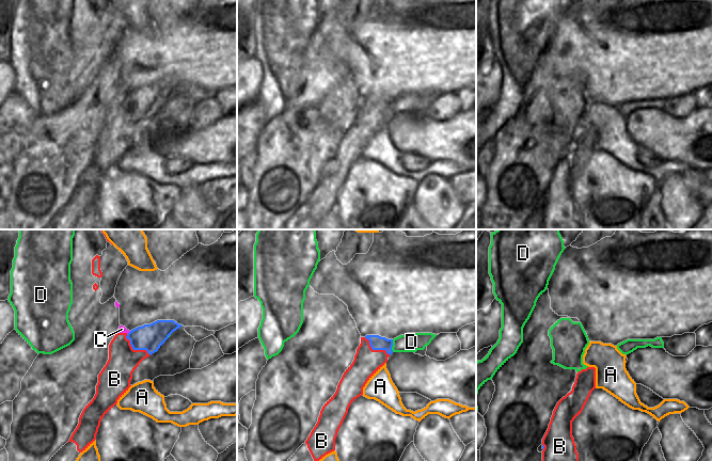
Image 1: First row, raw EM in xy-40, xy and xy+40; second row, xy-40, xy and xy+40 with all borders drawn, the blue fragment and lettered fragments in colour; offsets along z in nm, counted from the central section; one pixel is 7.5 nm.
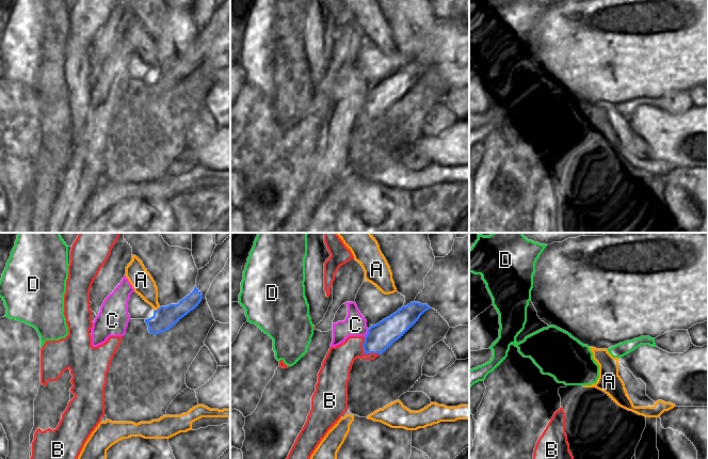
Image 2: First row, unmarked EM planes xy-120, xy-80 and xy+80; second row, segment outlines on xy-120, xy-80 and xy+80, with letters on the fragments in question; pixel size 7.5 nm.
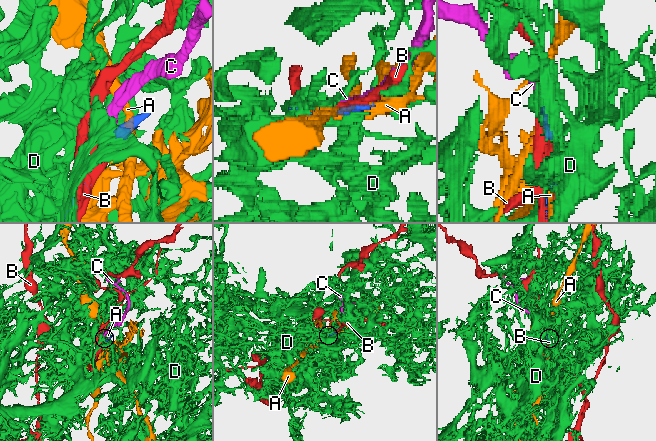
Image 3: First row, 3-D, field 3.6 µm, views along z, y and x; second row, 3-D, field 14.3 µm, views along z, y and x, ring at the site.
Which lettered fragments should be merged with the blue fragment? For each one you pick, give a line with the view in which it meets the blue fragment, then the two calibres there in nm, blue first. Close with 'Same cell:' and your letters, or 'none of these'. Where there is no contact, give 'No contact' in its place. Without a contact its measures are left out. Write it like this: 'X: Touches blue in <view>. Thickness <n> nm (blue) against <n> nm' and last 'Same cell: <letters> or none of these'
Same cell: none of these.

